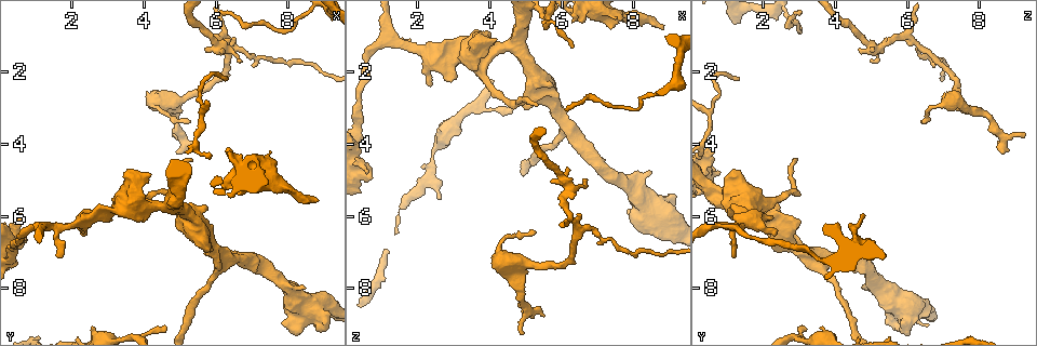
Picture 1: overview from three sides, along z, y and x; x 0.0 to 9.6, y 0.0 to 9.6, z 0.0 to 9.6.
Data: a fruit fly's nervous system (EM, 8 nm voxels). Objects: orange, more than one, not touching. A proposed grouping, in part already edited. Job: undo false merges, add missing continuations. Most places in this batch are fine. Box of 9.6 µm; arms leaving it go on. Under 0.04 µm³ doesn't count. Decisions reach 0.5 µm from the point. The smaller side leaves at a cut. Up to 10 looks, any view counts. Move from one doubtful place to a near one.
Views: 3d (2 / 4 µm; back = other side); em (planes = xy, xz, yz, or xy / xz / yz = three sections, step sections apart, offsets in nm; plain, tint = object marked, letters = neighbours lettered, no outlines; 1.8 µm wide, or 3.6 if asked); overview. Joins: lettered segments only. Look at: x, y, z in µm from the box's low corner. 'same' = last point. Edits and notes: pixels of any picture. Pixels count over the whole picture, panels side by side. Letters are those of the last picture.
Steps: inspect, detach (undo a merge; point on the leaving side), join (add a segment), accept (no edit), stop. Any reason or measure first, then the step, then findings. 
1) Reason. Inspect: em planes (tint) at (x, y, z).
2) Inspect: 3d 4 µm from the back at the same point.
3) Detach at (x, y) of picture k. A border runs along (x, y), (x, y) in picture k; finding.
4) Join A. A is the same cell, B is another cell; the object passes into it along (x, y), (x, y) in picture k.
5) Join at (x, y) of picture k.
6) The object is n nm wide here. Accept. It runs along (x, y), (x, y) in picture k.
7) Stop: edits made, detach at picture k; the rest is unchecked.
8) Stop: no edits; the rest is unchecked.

Thin end. Inspect: 3d 2 µm at (4.55, 9.15, 3.15).

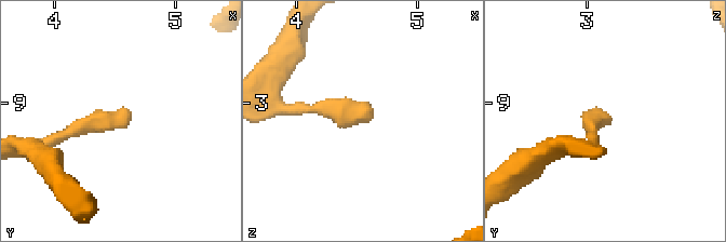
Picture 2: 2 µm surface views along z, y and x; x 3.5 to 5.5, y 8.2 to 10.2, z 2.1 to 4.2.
Now the EM. Inspect: em 3.6 µm planes (tint) at (4.58, 9.12, 3.12).

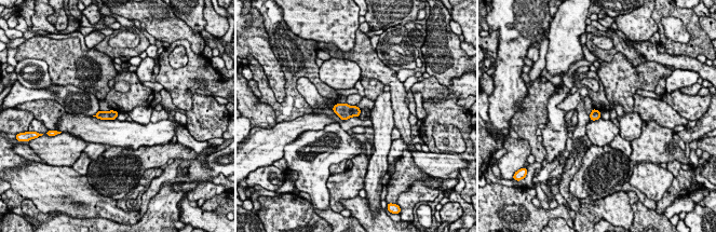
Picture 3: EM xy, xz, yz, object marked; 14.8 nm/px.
See the neighbours. Inspect: em 3.6 µm planes (letters) at the same point.

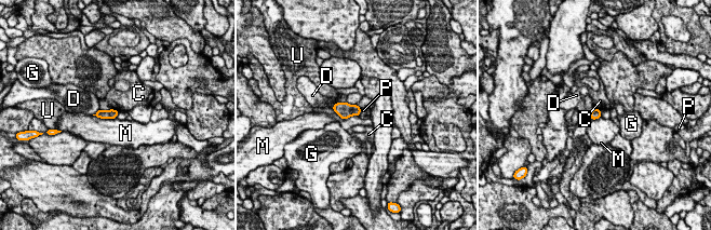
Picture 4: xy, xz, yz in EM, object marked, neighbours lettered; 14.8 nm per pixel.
Accept. C, D, G, M, P and U are other cells; a border runs along (361, 108), (361, 112), (358, 116) in picture 4; none of them fits.

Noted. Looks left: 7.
Inspect: 3d 2 µm at (4.95, 4.25, 8.60).

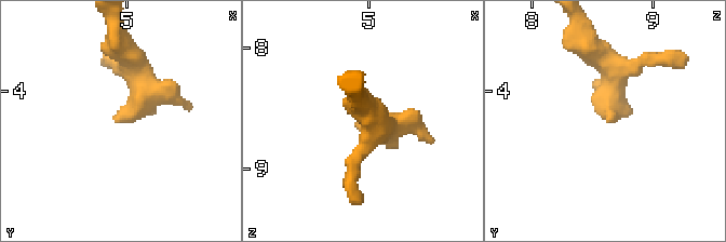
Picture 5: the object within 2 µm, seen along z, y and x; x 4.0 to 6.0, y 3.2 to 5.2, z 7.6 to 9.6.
Inspect: em xy step 16 (letters) at (4.92, 4.26, 8.64).

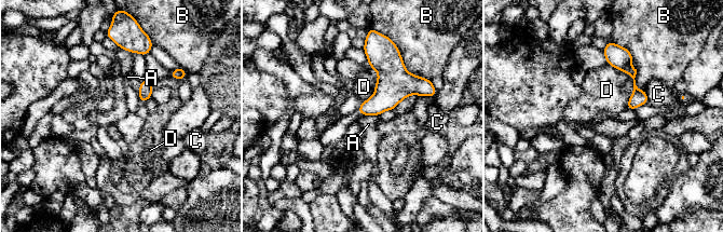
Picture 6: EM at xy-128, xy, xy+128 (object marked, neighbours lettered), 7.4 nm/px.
Accept. A, B, C and D are other cells; no lettered segment goes on from it.

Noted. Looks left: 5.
A fork. Inspect: 3d 4 µm at (4.55, 2.75, 7.30).

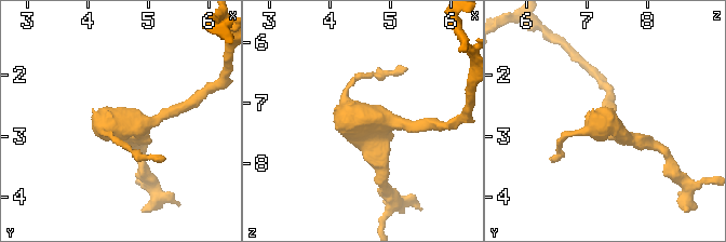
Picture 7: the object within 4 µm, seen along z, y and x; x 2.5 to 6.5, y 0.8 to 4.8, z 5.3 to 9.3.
Shape alone is not enough. Inspect: em planes (tint) at (4.55, 2.70, 7.20).

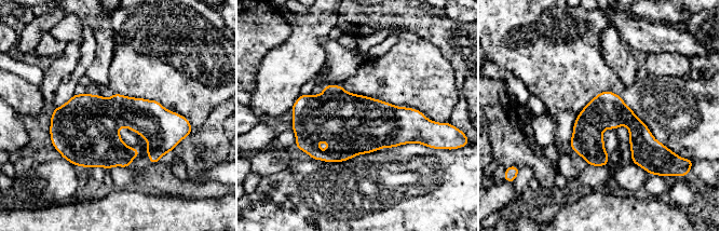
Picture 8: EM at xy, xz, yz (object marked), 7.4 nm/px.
Inspect: em planes (letters) at the same point.

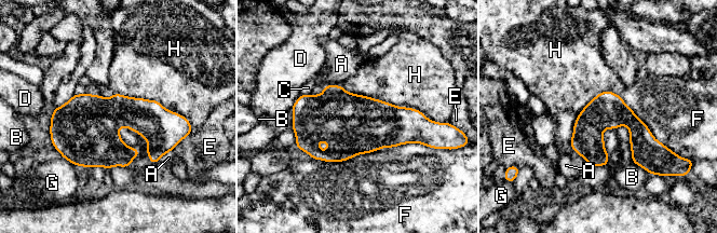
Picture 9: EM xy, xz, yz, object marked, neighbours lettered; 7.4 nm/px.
Accept. A, B, C, D, E, F, G and H are other cells; a border runs along (340, 85), (417, 108), (432, 121) in picture 9; all the same cell.

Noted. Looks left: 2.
Stop: no edits; the rest is unchecked.

